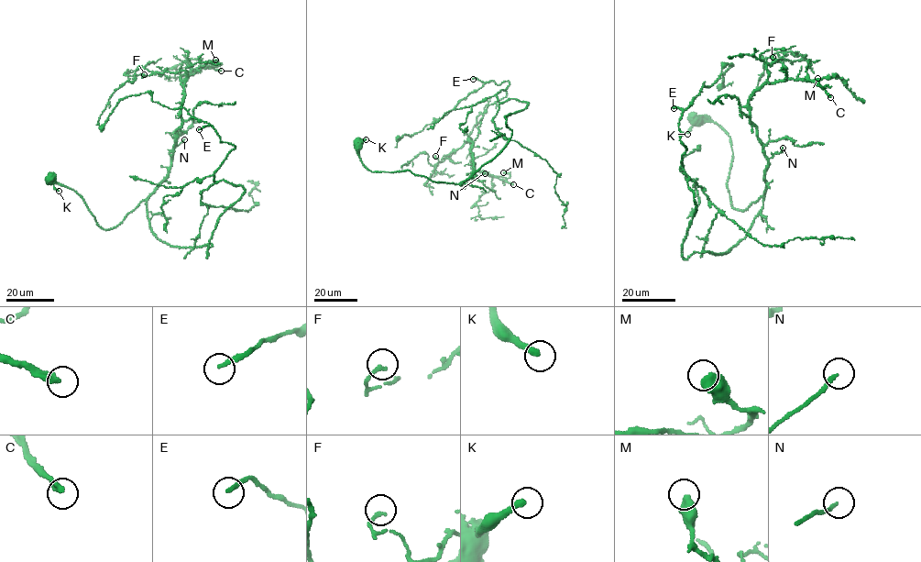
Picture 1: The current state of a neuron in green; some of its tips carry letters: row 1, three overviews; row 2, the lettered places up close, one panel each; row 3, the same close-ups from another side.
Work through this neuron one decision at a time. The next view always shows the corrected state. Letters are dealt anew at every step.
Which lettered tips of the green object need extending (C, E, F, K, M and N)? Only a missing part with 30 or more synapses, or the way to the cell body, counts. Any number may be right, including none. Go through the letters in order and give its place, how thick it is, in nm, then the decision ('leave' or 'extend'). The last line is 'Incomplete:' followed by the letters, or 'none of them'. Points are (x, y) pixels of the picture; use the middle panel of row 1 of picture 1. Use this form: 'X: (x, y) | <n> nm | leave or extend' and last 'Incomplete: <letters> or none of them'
C: (513, 184) | 340 nm | extend
E: (473, 79) | 180 nm | extend
F: (435, 156) | 180 nm | leave
K: (366, 139) | 320 nm | leave
M: (503, 172) | 550 nm | leave
N: (485, 173) | 150 nm | leave
Incomplete: C, E

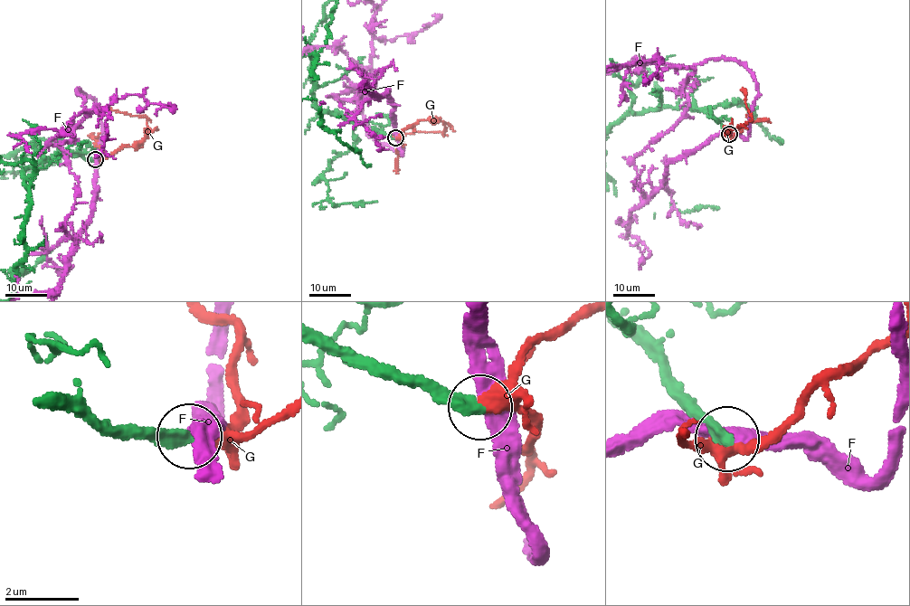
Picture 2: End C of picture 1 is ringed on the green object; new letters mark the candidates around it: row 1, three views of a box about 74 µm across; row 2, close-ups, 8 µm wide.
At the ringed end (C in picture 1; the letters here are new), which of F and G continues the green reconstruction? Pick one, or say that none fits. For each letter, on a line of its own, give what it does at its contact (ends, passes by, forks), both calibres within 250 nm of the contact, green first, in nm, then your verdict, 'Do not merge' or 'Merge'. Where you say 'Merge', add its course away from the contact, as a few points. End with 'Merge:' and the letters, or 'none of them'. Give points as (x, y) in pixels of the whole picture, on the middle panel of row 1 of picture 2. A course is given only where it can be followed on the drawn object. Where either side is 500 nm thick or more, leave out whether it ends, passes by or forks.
F: It passes by. Thickness 400 nm (green) against 360 nm. Do not merge
G: It forks there. Thickness 360 nm (green) against 280 nm. Merge. Its course: (395, 137), (402, 129), (419, 120), (437, 119), (445, 126), (442, 135), (440, 131), (392, 134)
Merge: G

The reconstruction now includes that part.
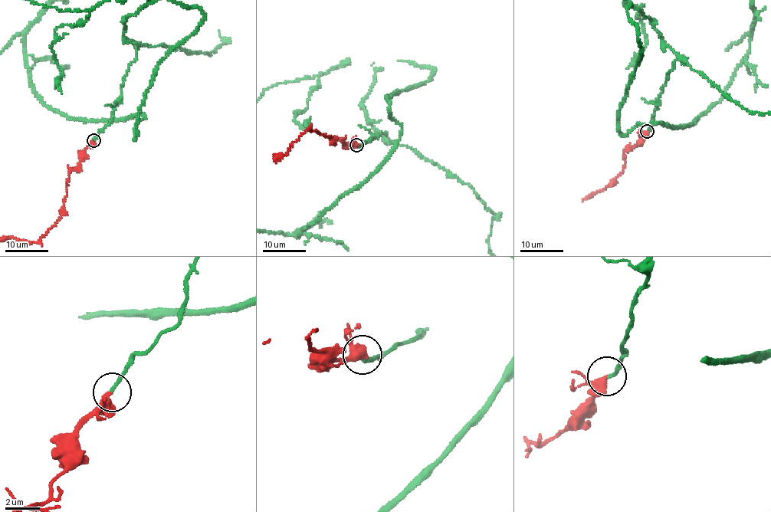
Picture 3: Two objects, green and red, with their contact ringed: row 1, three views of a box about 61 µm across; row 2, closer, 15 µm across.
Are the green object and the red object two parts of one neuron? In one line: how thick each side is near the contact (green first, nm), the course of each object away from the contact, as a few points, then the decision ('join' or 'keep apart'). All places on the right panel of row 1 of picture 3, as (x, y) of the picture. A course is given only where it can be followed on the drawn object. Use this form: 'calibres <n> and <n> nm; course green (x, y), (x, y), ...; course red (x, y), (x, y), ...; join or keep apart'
calibres 200 and 380 nm; course red (647, 131), (642, 141), (625, 150), (623, 171), (601, 191), (588, 197), (605, 190), (605, 188), (608, 190); join

